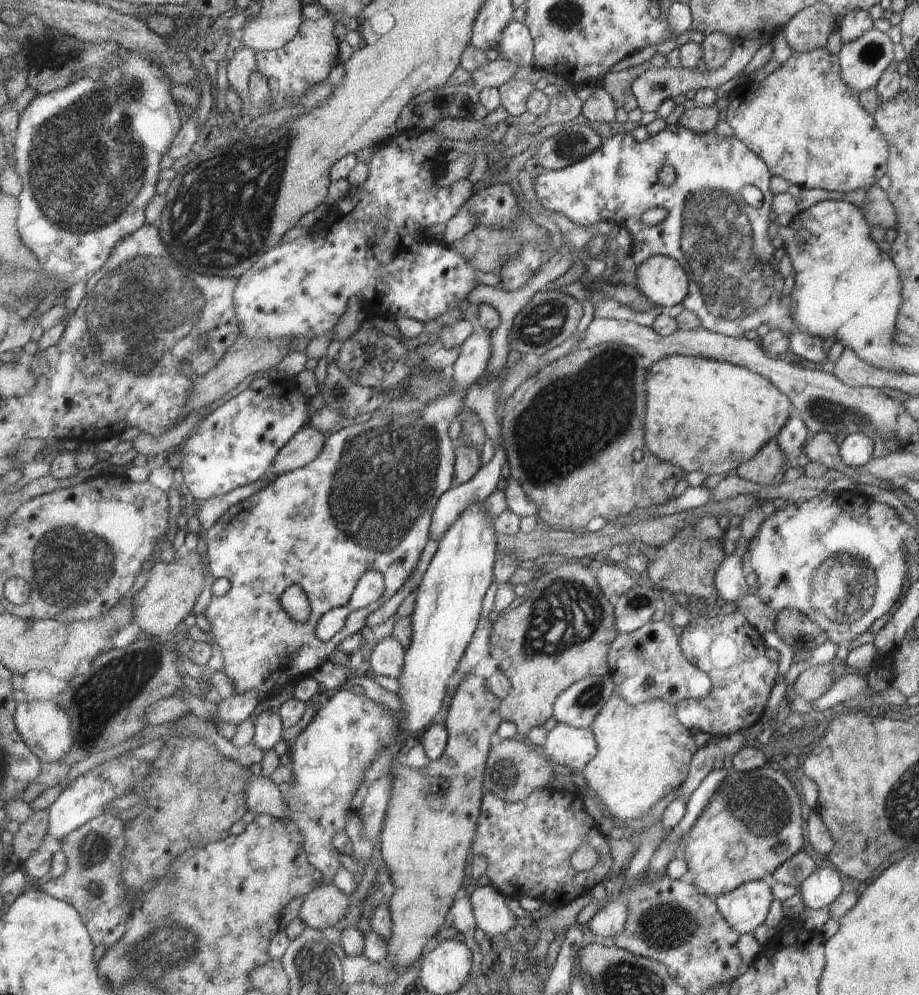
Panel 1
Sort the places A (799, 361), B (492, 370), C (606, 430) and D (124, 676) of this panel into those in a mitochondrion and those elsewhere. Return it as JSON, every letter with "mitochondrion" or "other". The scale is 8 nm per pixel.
{"A":"other","B":"other","C":"mitochondrion","D":"mitochondrion"}

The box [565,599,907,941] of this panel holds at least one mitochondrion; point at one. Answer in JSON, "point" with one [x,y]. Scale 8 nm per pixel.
{"point":[760,807]}

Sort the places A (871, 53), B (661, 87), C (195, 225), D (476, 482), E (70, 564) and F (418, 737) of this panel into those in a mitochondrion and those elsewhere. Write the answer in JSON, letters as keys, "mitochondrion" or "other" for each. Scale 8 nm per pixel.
{"A":"other","B":"other","C":"mitochondrion","D":"other","E":"mitochondrion","F":"other"}

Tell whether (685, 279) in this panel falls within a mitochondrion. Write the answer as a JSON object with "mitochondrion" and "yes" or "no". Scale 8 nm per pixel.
{"mitochondrion":"yes"}

